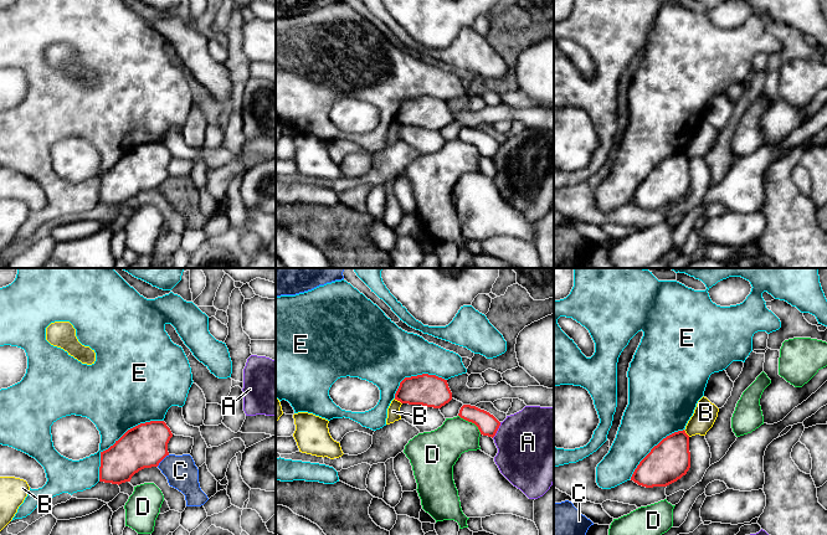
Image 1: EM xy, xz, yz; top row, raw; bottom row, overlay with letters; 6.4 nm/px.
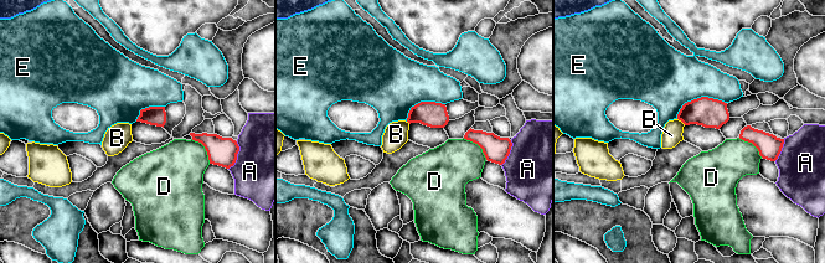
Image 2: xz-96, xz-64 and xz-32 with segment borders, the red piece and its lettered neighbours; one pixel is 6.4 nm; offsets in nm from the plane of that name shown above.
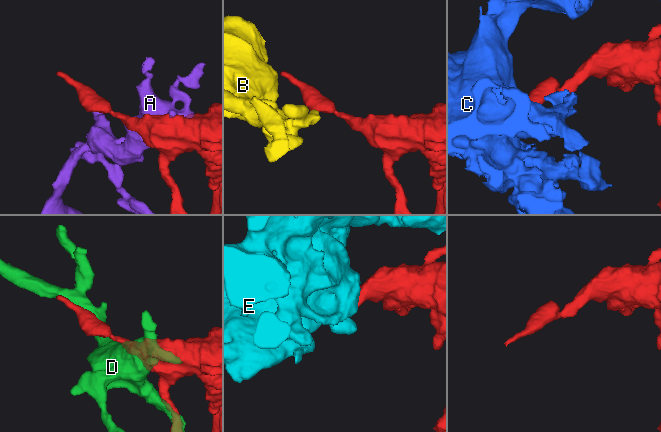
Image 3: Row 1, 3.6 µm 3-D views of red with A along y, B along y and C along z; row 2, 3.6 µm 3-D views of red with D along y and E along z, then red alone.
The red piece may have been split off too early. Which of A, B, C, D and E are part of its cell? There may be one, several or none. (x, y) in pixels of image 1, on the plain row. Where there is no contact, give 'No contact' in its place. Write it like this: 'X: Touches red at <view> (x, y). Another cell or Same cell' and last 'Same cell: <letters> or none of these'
A: Touches red at xz (497, 152). Another cell
B: Touches red at xz (397, 122). Another cell
C: Touches red at xy (163, 180). Another cell
D: Touches red at xz (471, 143). Another cell
E: Touches red at xy (119, 160). Another cell
Same cell: none of these

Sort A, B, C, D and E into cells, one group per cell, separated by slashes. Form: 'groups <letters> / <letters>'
groups A / B / C / D / E

